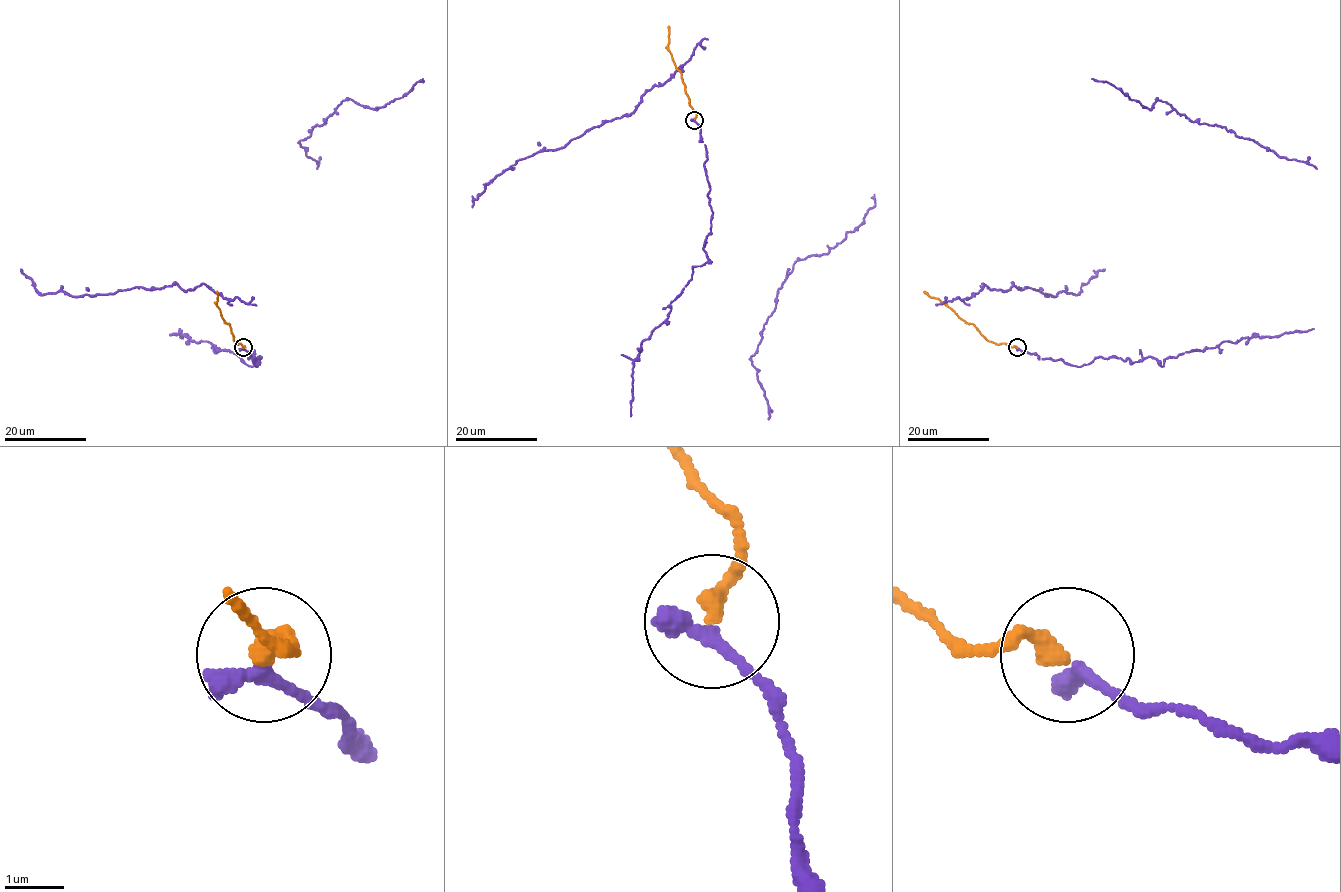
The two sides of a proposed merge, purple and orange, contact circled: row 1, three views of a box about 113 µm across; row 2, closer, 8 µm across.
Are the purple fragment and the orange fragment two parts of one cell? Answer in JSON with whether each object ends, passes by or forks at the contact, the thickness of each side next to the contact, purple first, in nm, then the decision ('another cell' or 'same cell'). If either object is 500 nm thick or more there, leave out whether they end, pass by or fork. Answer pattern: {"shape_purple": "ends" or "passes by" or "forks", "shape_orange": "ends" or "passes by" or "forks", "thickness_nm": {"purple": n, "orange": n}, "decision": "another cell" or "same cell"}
{"shape_purple": "ends", "shape_orange": "ends", "thickness_nm": {"purple": 320, "orange": 320}, "decision": "same cell"}

